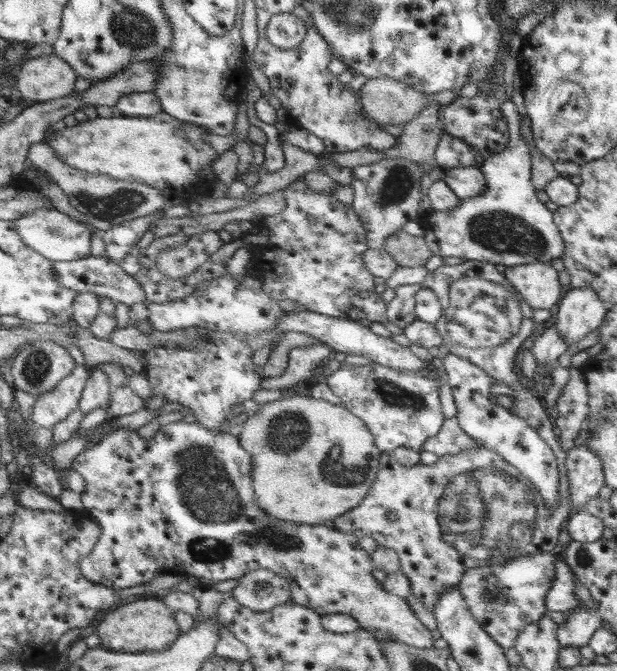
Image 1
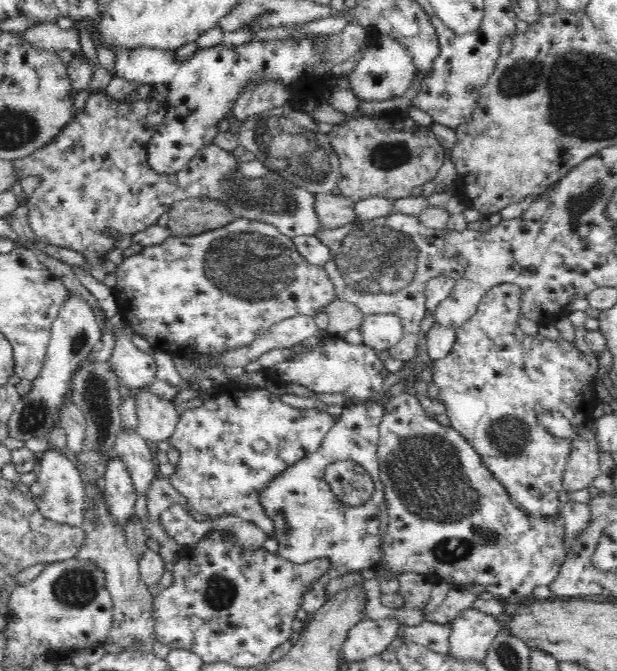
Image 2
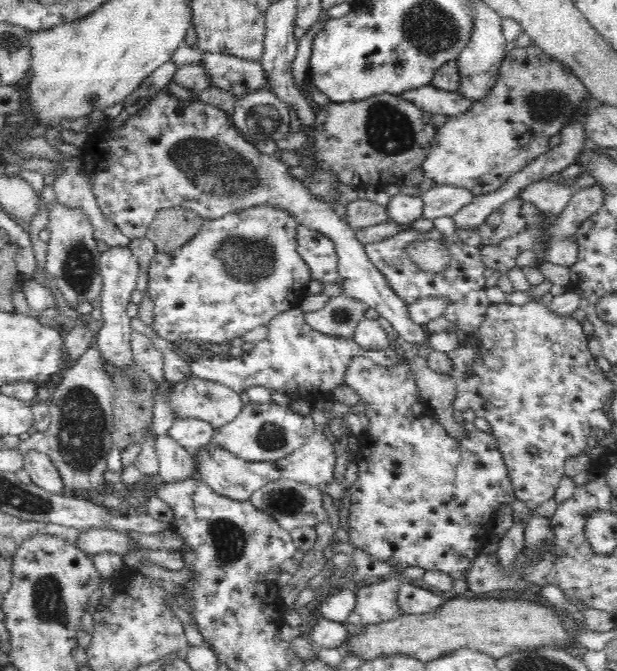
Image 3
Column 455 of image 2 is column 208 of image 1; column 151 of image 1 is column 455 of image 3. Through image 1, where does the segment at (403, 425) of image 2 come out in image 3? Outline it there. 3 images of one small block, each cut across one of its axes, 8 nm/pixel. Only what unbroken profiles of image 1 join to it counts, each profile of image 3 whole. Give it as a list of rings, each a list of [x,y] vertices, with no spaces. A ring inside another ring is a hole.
[[[365,357],[352,358],[345,385],[368,404],[364,414],[370,421],[366,430],[368,442],[364,442],[366,448],[361,450],[368,466],[358,470],[358,479],[350,488],[349,541],[354,548],[390,565],[419,566],[426,571],[444,572],[453,579],[465,577],[482,550],[482,536],[493,525],[498,509],[516,499],[496,437],[480,429],[461,439],[449,435],[434,419],[430,407],[422,403],[410,360],[402,359],[398,365],[384,367]]]

